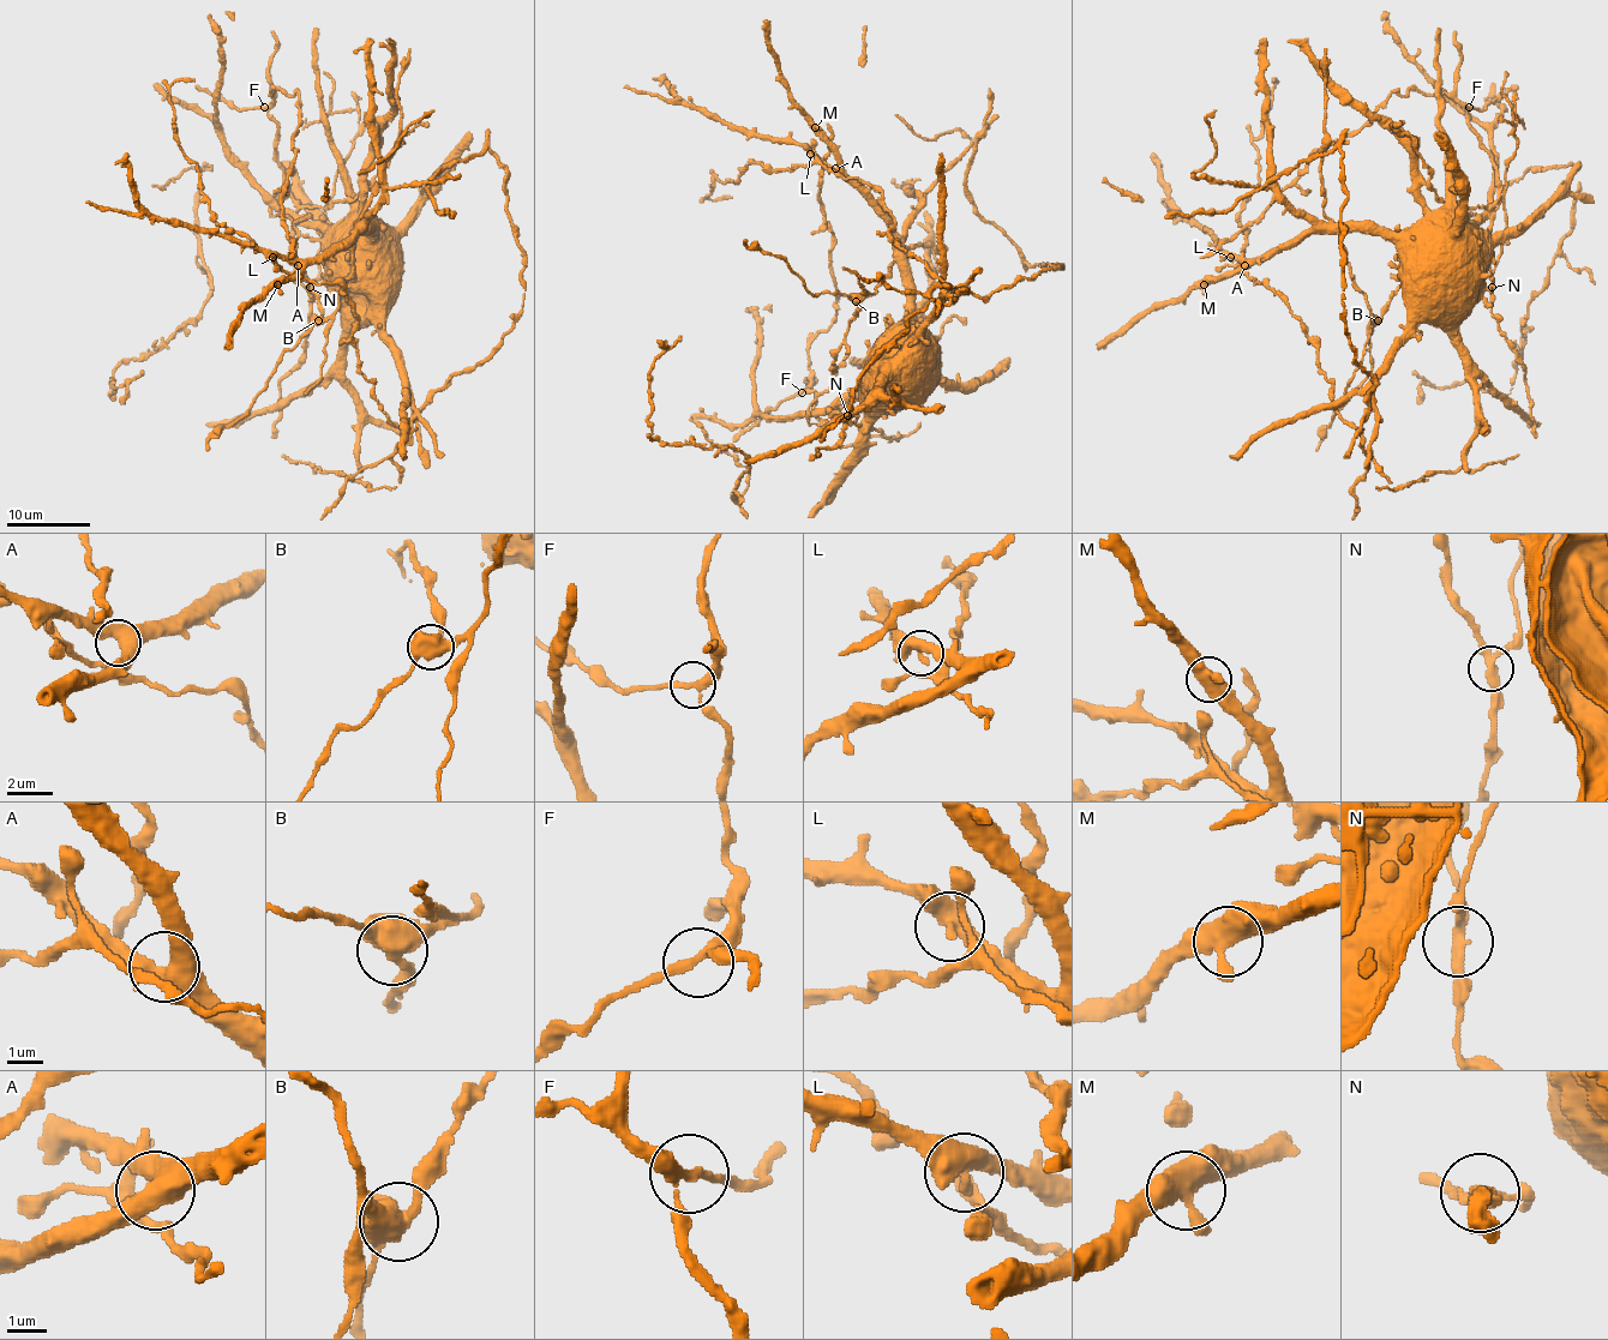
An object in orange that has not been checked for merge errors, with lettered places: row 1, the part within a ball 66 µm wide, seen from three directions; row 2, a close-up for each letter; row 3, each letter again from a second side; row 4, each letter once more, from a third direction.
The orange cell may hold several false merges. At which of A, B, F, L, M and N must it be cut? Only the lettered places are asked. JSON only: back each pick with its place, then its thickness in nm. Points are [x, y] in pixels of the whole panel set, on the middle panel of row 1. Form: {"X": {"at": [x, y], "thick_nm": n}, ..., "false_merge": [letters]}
{"B": {"at": [856, 301], "thick_nm": 480}, "N": {"at": [847, 415], "thick_nm": 280}, "false_merge": ["B", "N"]}

